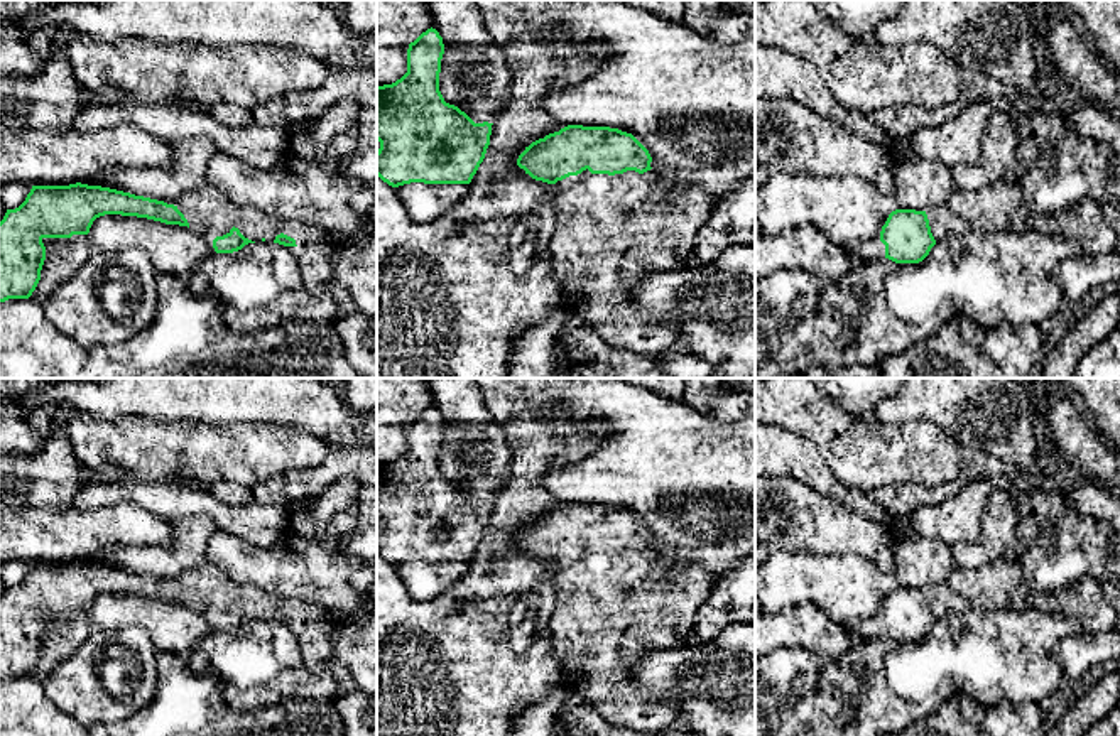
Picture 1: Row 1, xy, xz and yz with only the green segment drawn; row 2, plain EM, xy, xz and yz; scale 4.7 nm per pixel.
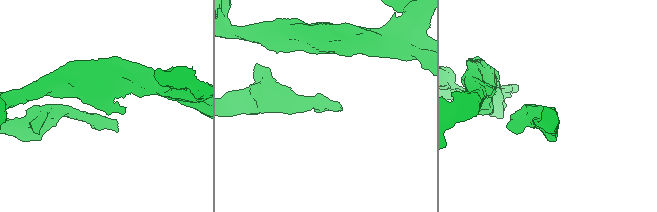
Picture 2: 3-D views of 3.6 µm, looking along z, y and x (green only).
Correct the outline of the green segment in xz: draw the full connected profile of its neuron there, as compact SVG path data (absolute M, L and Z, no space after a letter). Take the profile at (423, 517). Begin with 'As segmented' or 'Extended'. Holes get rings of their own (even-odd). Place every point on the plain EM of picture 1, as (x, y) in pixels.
As segmented. M427 407L407 427L407 451L392 463L377 464L377 554L392 566L410 560L470 562L490 523L492 503L475 501L439 469L443 415Z

